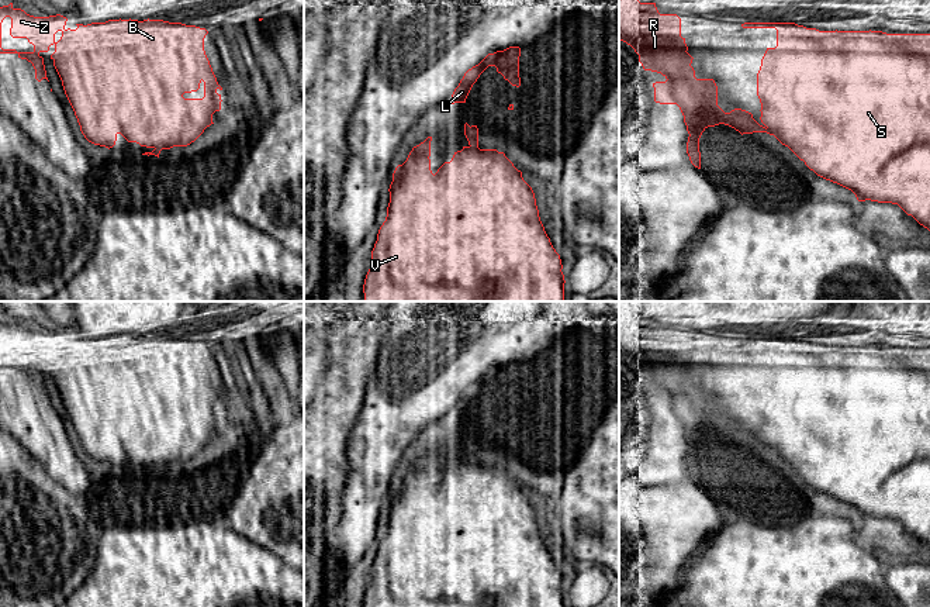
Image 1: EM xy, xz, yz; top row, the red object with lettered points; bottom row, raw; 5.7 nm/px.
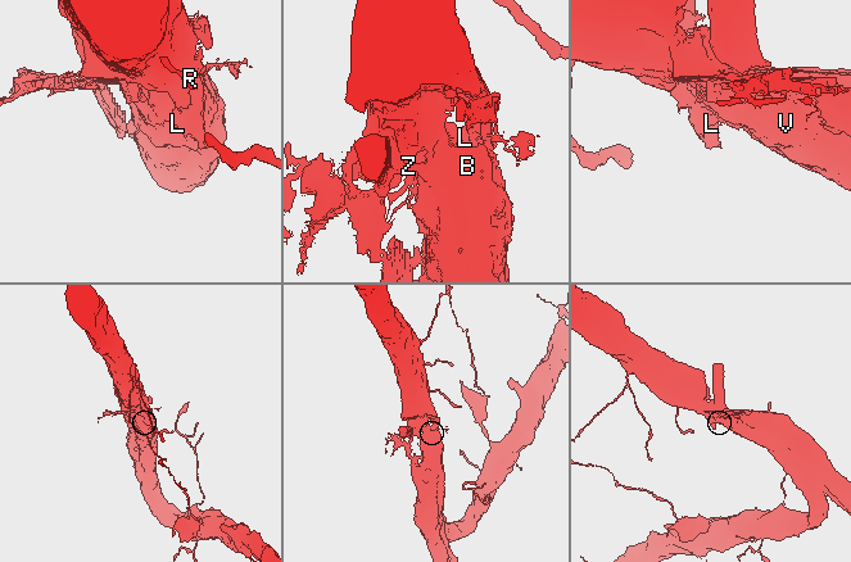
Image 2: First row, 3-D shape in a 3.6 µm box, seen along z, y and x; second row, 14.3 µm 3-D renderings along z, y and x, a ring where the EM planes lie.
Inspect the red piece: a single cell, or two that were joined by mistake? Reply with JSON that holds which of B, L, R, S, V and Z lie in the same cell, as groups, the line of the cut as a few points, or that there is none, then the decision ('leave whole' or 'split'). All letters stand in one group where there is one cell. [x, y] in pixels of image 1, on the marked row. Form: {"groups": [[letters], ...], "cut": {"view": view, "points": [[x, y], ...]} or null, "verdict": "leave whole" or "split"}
{"groups": [["B", "L", "R", "S", "V", "Z"]], "cut": null, "verdict": "leave whole"}

